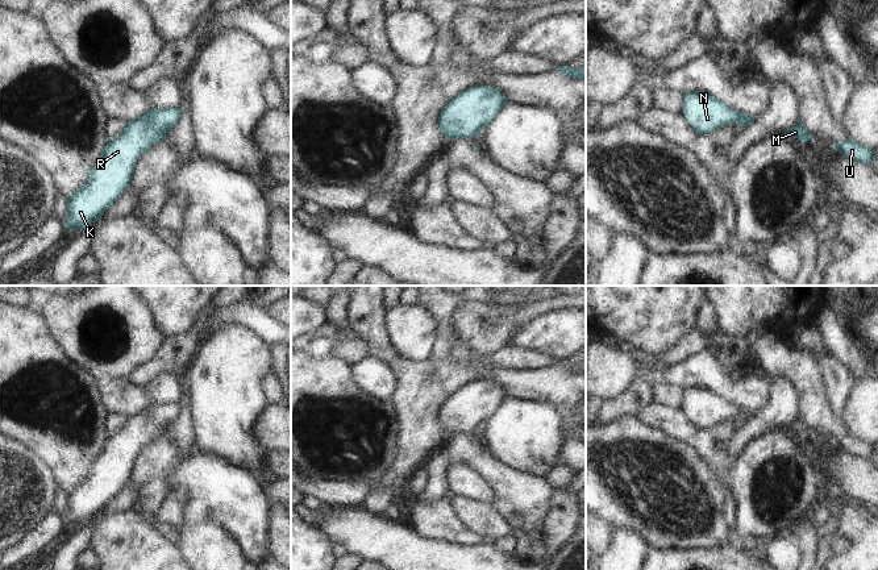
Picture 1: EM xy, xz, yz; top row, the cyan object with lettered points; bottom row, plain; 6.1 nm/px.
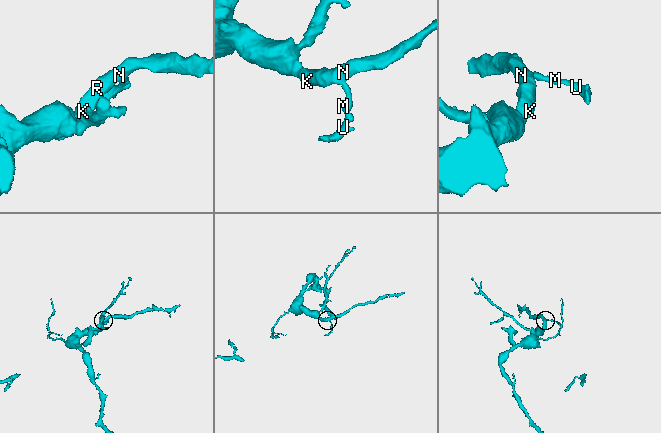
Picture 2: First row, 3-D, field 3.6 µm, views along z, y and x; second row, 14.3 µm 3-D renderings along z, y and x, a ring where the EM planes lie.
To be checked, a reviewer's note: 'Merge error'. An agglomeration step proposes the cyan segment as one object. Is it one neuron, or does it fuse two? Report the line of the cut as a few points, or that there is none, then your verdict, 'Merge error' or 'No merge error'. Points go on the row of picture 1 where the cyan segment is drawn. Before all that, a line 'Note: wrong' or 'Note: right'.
Note: wrong
No split. No merge error.

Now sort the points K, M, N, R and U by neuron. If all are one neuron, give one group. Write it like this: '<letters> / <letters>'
K M N R U

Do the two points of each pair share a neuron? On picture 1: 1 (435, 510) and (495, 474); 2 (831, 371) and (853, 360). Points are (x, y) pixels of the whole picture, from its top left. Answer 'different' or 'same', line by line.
1: different
2: different

